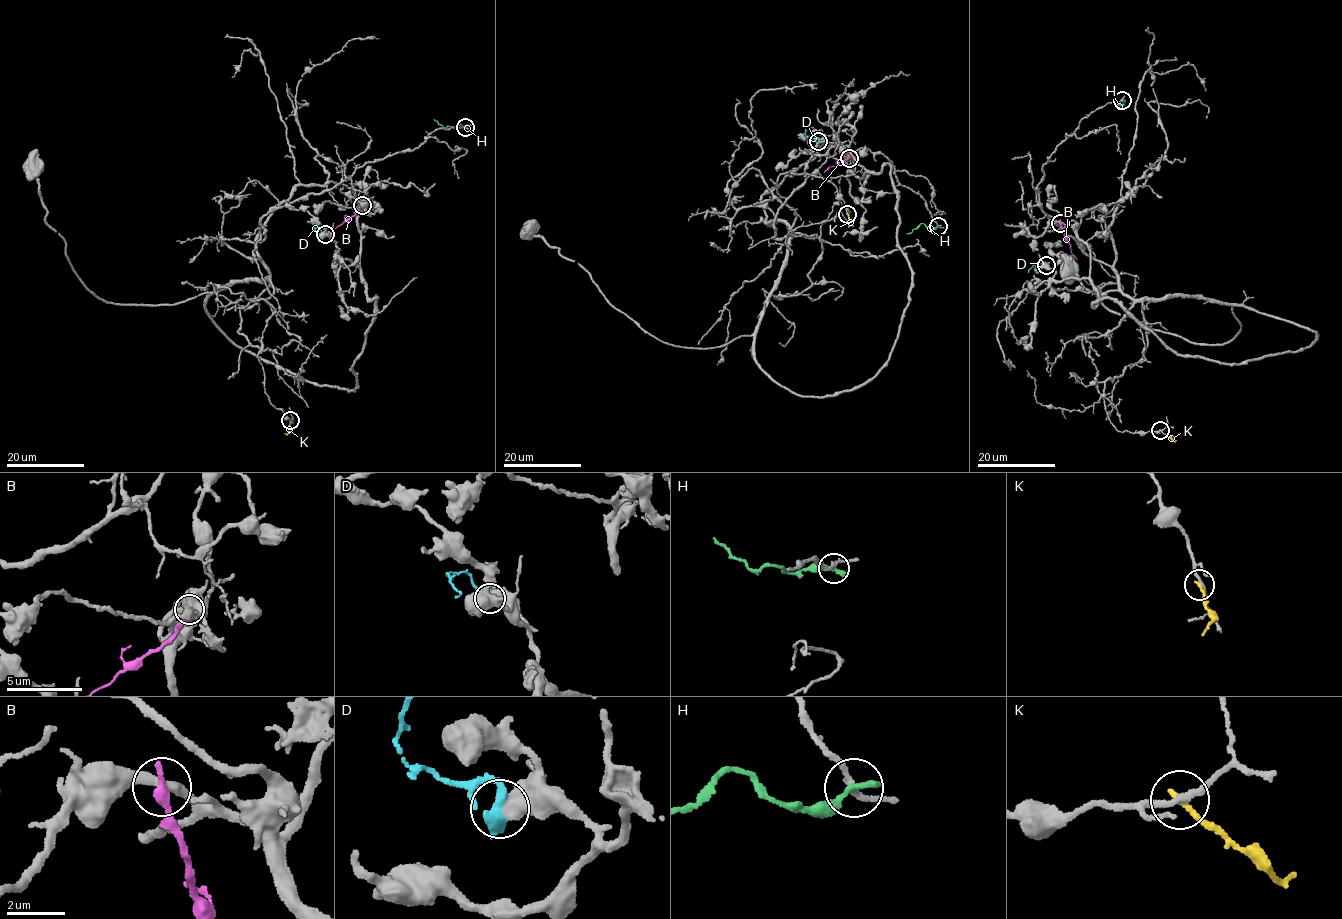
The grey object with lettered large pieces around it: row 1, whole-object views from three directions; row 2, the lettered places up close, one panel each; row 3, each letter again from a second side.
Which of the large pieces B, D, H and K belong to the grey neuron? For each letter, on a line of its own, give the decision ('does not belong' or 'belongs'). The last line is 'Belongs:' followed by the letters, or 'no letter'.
B: does not belong
D: does not belong
H: does not belong
K: does not belong
Belongs: no letter

